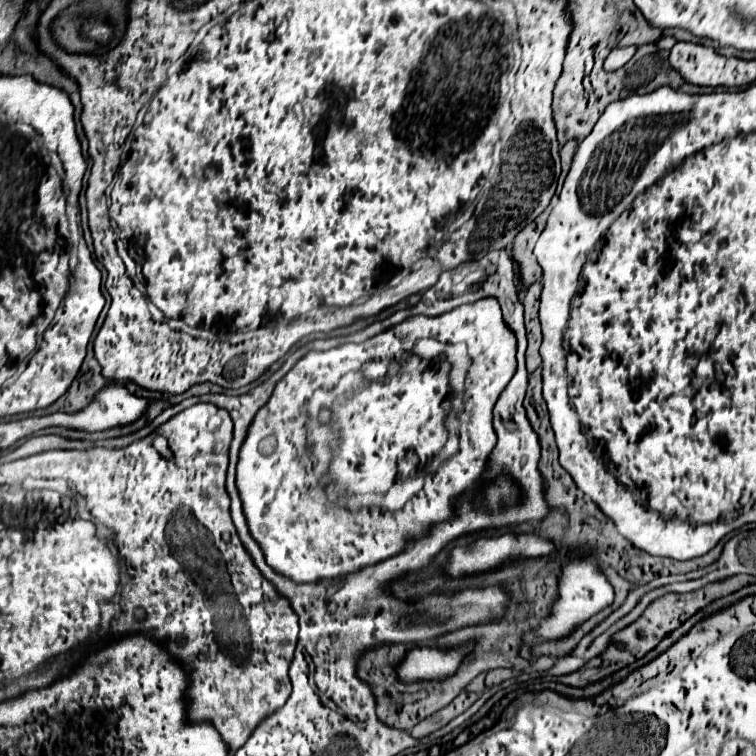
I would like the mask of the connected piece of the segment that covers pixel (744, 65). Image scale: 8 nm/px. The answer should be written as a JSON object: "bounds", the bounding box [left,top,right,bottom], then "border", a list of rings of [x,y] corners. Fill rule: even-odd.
{"bounds":[670,42,754,86],"border":[[[678,42],[670,50],[670,64],[684,76],[686,82],[698,84],[698,86],[746,86],[754,82],[754,60],[740,60],[740,58],[726,58],[714,48],[700,46],[700,44],[690,44],[690,42]]]}

